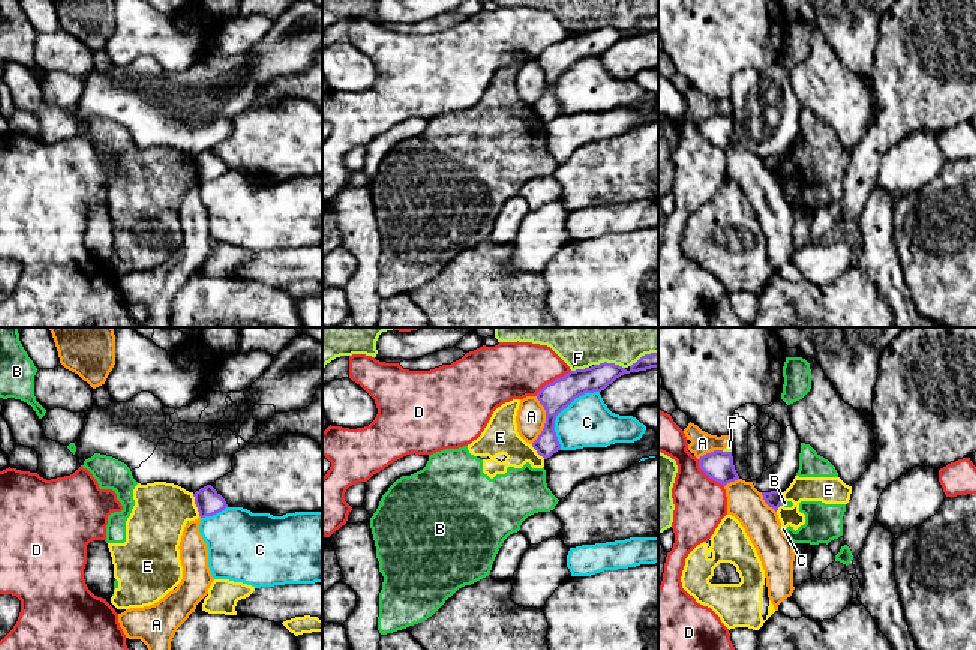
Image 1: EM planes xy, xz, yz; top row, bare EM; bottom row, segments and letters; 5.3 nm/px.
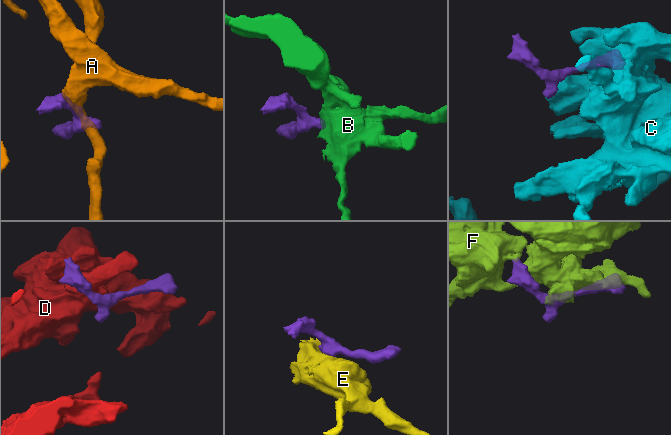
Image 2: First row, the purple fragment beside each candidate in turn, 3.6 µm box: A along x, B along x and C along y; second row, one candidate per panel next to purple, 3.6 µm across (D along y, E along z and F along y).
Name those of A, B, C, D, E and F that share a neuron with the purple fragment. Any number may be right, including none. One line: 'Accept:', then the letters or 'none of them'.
Accept: none of them

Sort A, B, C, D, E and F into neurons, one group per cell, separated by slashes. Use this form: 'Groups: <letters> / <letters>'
Groups: A F / B E / C / D

